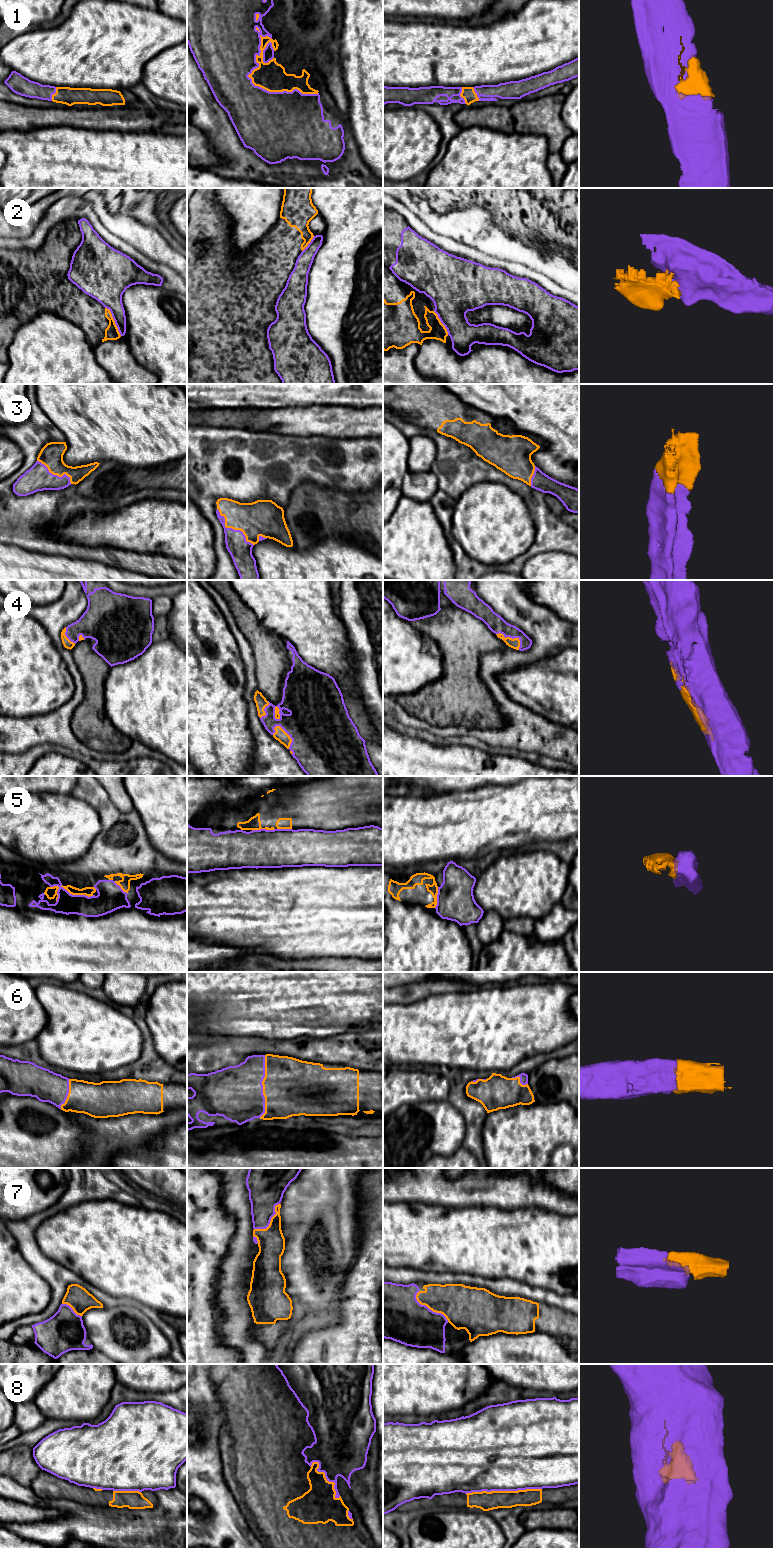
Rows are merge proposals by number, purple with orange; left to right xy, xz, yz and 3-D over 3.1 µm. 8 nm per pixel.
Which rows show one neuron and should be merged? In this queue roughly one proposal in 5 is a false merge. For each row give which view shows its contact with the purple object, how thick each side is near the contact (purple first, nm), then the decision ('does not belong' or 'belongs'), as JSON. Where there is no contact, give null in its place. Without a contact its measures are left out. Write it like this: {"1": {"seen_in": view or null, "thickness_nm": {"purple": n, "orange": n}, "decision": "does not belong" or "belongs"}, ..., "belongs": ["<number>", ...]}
{"1": {"seen_in": "xz", "thickness_nm": {"purple": 460, "orange": 240}, "decision": "belongs"}, "2": {"seen_in": "xy", "thickness_nm": {"purple": 240, "orange": 110}, "decision": "does not belong"}, "3": {"seen_in": "xz", "thickness_nm": {"purple": 180, "orange": 280}, "decision": "belongs"}, "4": {"seen_in": "yz", "thickness_nm": {"purple": 140, "orange": 80}, "decision": "belongs"}, "5": {"seen_in": "xy", "thickness_nm": {"purple": 180, "orange": 80}, "decision": "does not belong"}, "6": {"seen_in": "xz", "thickness_nm": {"purple": 440, "orange": 460}, "decision": "belongs"}, "7": {"seen_in": "yz", "thickness_nm": {"purple": 380, "orange": 300}, "decision": "belongs"}, "8": {"seen_in": "yz", "thickness_nm": {"purple": 500, "orange": 150}, "decision": "does not belong"}, "belongs": ["1", "3", "4", "6", "7"]}

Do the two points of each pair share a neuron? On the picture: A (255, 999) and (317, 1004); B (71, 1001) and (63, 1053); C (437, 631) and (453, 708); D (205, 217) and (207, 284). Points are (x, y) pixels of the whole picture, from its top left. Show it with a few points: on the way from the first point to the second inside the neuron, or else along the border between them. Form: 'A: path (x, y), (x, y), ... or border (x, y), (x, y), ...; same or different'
A: path (270, 999), (302, 999); same
B: path (71, 1014), (71, 1040); same
C: path (453, 650), (453, 689); same
D: path (209, 234), (207, 267); same

